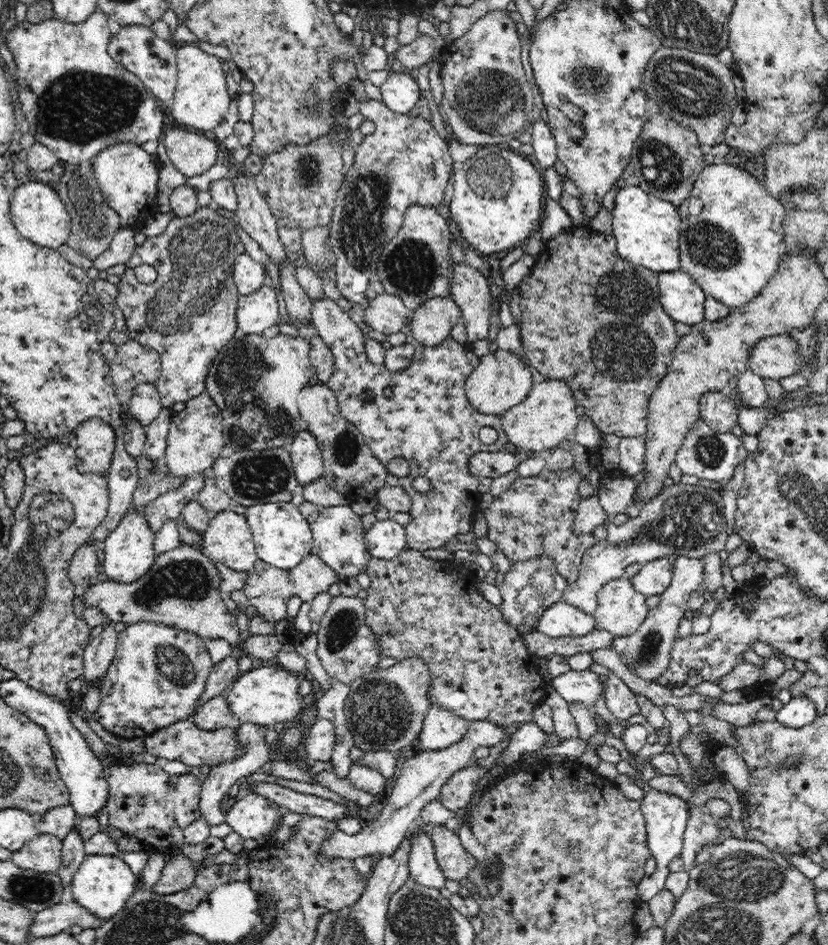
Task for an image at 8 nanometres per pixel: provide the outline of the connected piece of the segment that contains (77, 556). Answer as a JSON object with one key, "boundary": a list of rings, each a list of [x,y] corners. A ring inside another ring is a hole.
{"boundary":[[[88,540],[78,547],[68,568],[68,579],[85,589],[100,582],[98,577],[103,568],[98,560],[100,550],[103,550],[100,540]]]}

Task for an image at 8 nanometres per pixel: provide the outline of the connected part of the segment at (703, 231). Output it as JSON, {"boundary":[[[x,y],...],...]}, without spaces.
{"boundary":[[[716,161],[701,170],[690,196],[677,209],[681,216],[680,268],[701,284],[706,295],[713,296],[732,309],[758,296],[778,270],[785,238],[785,208],[765,189],[764,183],[738,166]]]}

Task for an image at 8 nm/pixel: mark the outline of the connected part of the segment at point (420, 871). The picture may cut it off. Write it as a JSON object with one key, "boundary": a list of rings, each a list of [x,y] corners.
{"boundary":[[[420,831],[415,839],[411,840],[411,849],[409,854],[409,871],[411,877],[418,884],[425,887],[435,888],[437,891],[442,890],[445,884],[444,873],[440,870],[439,864],[435,857],[435,848],[430,835]]]}

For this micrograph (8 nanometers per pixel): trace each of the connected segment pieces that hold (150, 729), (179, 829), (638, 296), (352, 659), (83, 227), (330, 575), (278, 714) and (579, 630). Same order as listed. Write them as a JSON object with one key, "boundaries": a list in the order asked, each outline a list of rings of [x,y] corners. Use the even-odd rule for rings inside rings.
{"boundaries":[[[[158,622],[127,625],[119,632],[116,652],[101,686],[98,712],[92,718],[108,732],[128,740],[146,737],[165,726],[192,718],[196,700],[204,692],[204,686],[214,665],[204,639],[192,632]]],[[[136,763],[105,767],[108,783],[106,806],[109,824],[116,826],[128,836],[138,838],[144,850],[158,853],[170,852],[180,848],[185,842],[184,830],[201,818],[200,800],[201,781],[188,773],[169,774],[155,764]]],[[[583,227],[580,229],[572,228],[546,241],[543,249],[536,257],[534,268],[522,280],[522,285],[520,286],[521,320],[518,322],[518,325],[526,358],[530,360],[531,366],[539,374],[540,379],[562,380],[570,387],[575,400],[578,404],[585,406],[585,414],[592,419],[594,425],[601,431],[601,434],[618,437],[640,437],[646,435],[649,424],[648,405],[651,394],[669,371],[673,352],[681,338],[674,327],[676,321],[661,305],[657,276],[657,272],[632,264],[622,258],[618,254],[615,236],[612,233],[600,233],[589,227]]],[[[334,596],[328,610],[322,616],[317,632],[317,655],[323,669],[333,681],[349,684],[362,675],[377,671],[385,654],[374,631],[366,624],[364,599],[357,596]]],[[[91,162],[65,165],[65,173],[50,185],[59,194],[71,216],[71,230],[67,240],[68,246],[74,248],[78,254],[94,261],[112,242],[112,237],[121,227],[119,214],[110,208],[102,198],[98,183],[92,172]]],[[[310,552],[298,566],[291,570],[281,570],[258,560],[248,573],[248,584],[243,591],[249,598],[252,614],[258,614],[266,620],[277,623],[287,619],[286,602],[292,596],[300,596],[303,602],[311,601],[318,592],[326,592],[339,581],[338,573],[332,567],[328,567],[328,564],[315,552]]],[[[259,667],[250,669],[234,680],[224,693],[226,703],[235,718],[241,723],[272,727],[278,722],[286,725],[300,718],[301,711],[307,706],[307,699],[298,694],[300,679],[292,676],[291,671],[283,668]]],[[[563,600],[547,608],[537,626],[537,630],[552,638],[586,636],[596,629],[592,614],[586,614]]]]}

